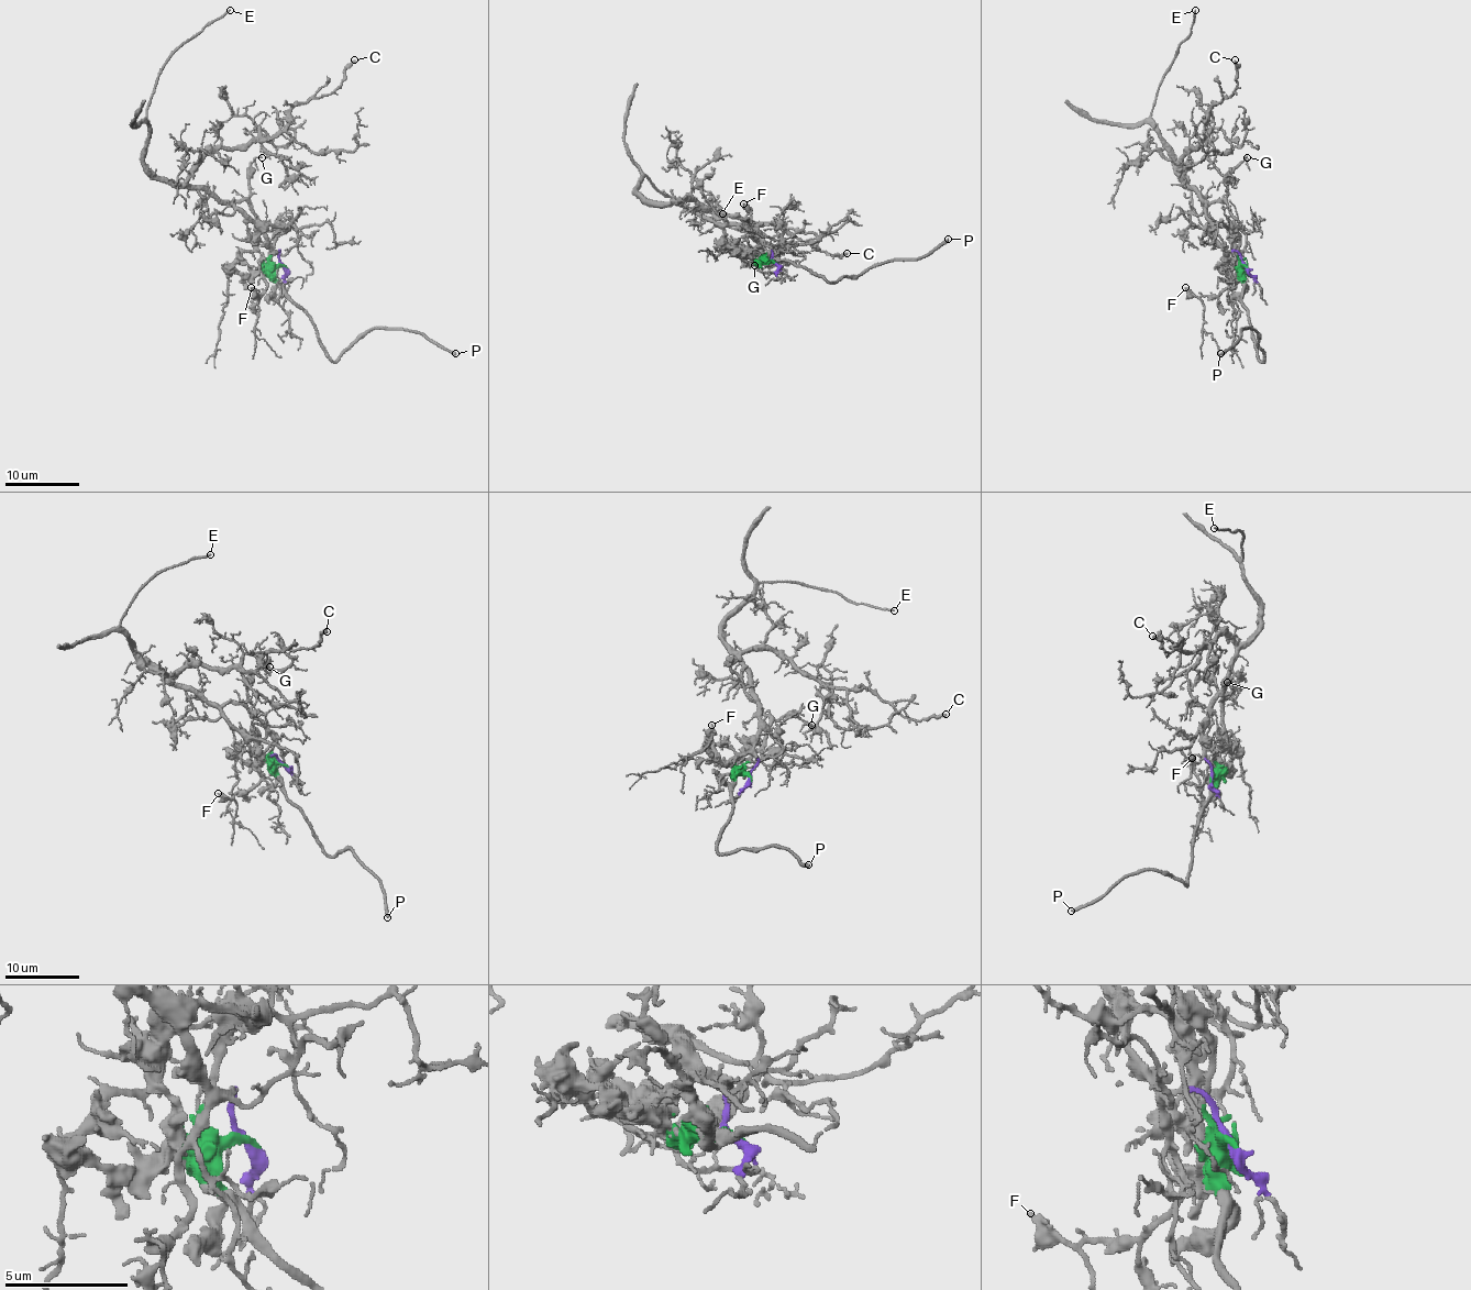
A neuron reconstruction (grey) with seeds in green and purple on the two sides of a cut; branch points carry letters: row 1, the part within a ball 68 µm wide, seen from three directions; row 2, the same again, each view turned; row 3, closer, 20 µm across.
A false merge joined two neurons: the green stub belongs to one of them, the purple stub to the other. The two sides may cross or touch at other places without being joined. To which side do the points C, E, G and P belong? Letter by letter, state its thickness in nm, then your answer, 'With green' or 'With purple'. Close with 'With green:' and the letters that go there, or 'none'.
C: Thickness 280 nm. With purple
E: Thickness 160 nm. With purple
G: Thickness 120 nm. With purple
P: Thickness 280 nm. With green
With green: P

